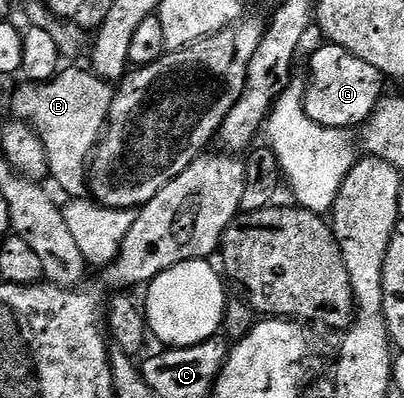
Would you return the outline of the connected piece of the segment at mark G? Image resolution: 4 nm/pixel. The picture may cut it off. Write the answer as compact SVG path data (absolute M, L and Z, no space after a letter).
M323 44L312 54L312 71L306 74L307 86L304 94L304 108L312 121L332 129L348 130L356 126L363 127L370 115L376 111L376 105L385 97L386 79L358 56L346 48Z

